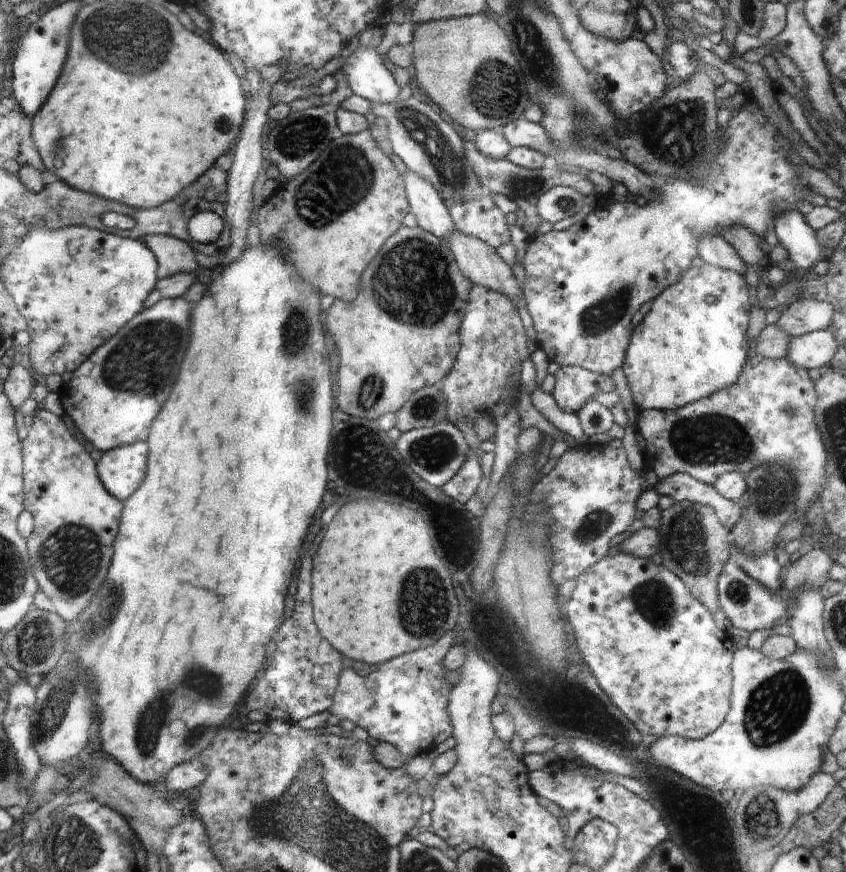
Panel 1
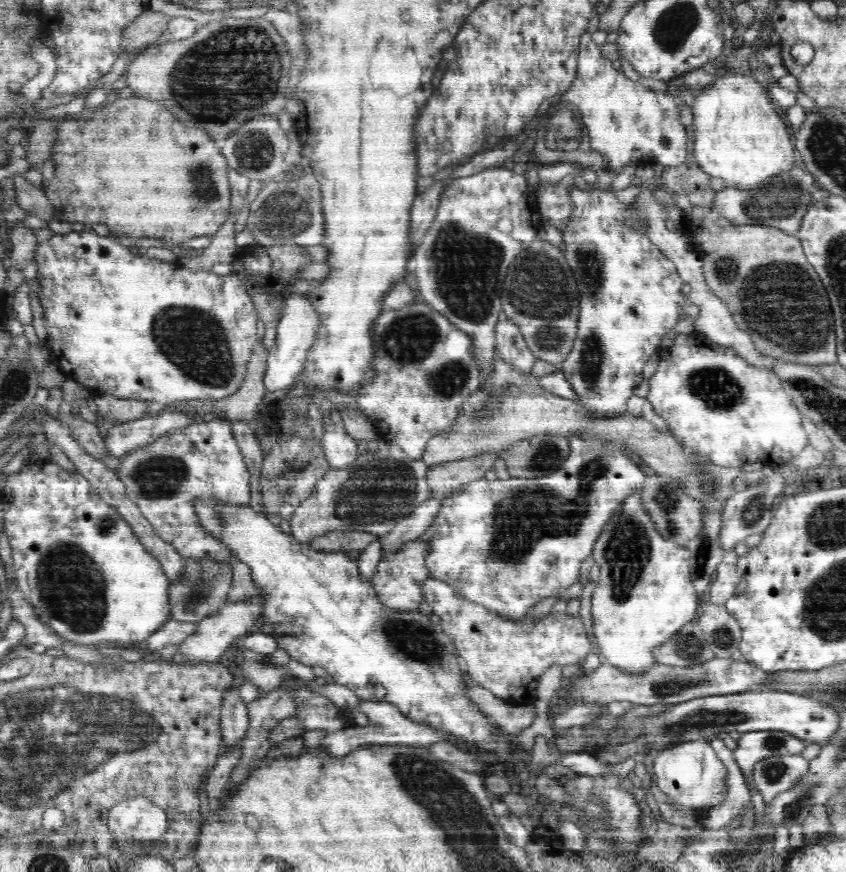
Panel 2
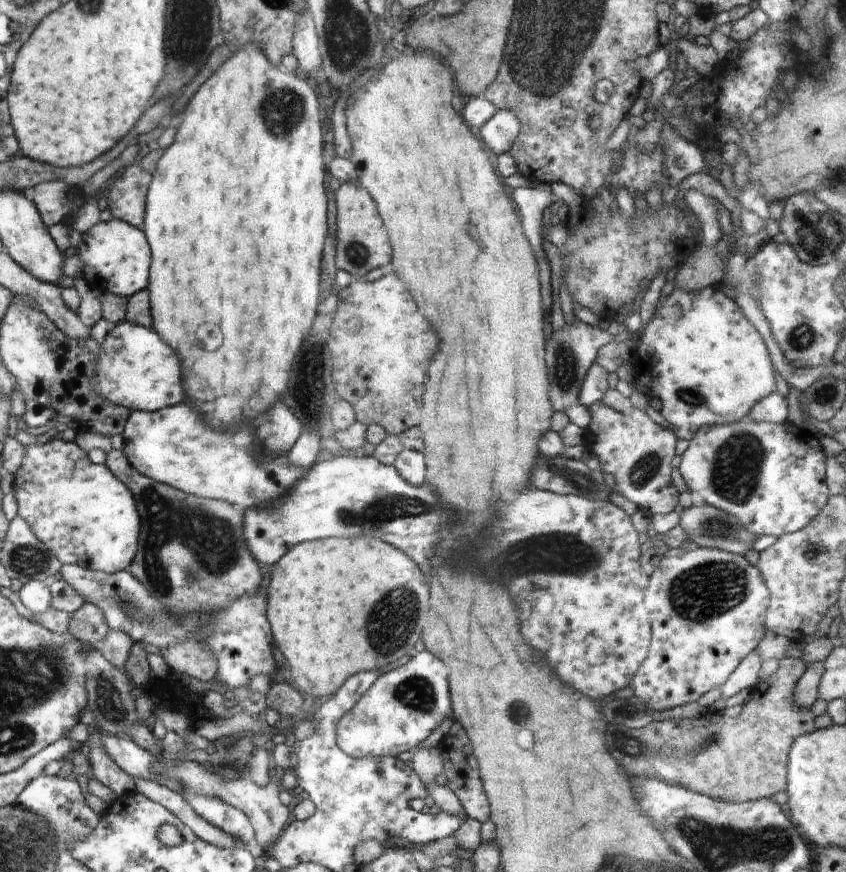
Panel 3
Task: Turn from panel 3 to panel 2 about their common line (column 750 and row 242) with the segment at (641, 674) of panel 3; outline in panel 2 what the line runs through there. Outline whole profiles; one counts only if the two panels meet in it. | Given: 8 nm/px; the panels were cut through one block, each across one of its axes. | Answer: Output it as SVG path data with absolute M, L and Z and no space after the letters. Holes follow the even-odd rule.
M575 184L570 189L570 202L572 218L562 230L562 252L578 283L580 306L574 346L566 360L560 362L558 367L578 394L577 402L588 409L590 417L612 418L627 411L626 402L630 400L635 389L634 378L642 374L642 368L650 360L650 356L661 350L661 339L676 326L682 306L689 300L682 293L684 282L673 261L664 257L650 241L649 236L646 236L643 218L635 204L630 205L627 210L608 189L587 192L579 190ZM630 214L637 215L641 225L639 231L625 225Z

